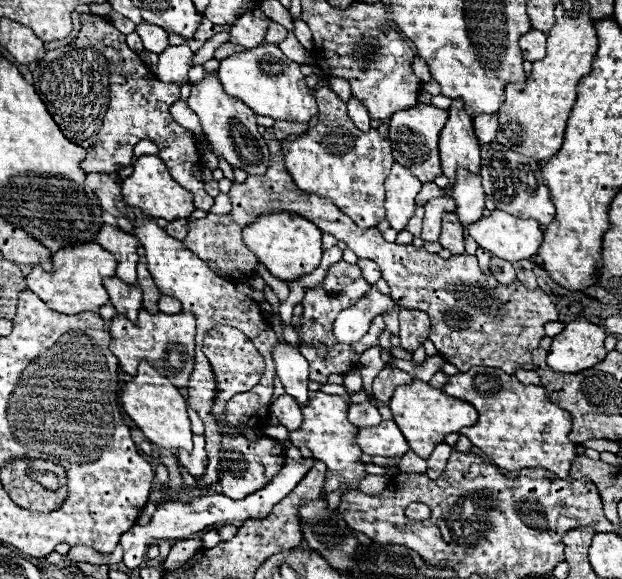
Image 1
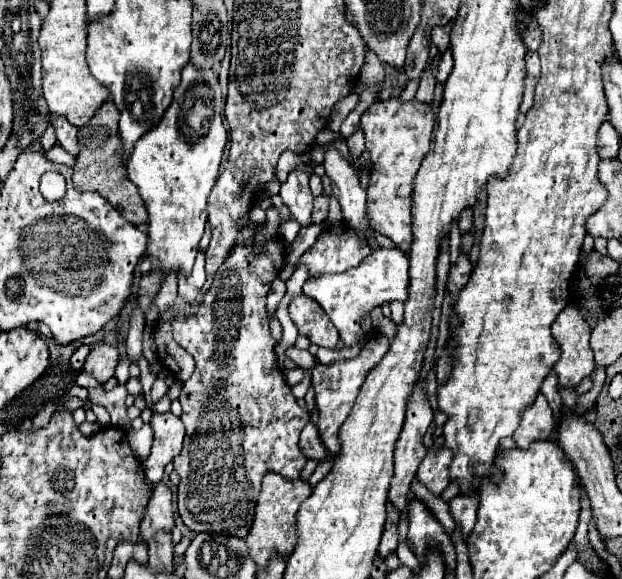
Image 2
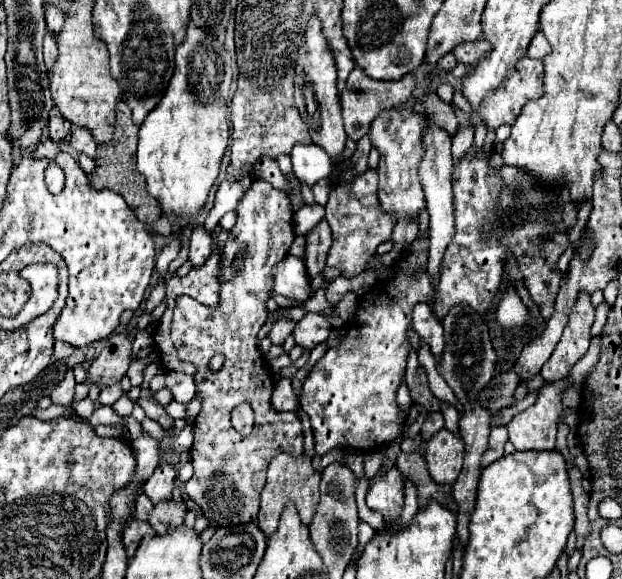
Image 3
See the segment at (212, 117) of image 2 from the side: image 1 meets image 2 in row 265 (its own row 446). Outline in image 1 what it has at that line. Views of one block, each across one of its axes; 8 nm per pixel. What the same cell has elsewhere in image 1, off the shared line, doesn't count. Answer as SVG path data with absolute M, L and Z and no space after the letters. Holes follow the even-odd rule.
M140 362L138 374L130 378L122 388L122 408L124 412L136 422L136 426L144 432L144 436L168 450L186 450L192 452L192 430L190 430L190 418L186 410L186 400L178 392L176 386L168 382L168 378L160 376L148 362Z

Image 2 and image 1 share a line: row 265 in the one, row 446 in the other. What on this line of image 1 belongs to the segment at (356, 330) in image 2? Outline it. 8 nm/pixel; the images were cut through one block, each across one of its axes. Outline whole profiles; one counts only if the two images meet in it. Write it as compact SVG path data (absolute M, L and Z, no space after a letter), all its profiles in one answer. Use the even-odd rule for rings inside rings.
M382 420L372 430L360 430L356 444L370 456L404 456L410 450L394 420Z

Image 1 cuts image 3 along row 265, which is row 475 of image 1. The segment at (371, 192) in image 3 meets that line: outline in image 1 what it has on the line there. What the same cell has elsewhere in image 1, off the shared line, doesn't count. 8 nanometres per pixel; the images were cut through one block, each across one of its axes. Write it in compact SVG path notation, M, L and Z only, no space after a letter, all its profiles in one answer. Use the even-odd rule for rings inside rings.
M310 392L310 404L308 404L308 416L304 416L304 422L298 430L290 432L290 442L294 446L306 446L312 450L314 458L324 462L328 466L328 476L324 482L326 494L336 492L344 488L344 494L350 490L356 490L360 480L366 478L366 464L360 464L362 450L354 444L356 440L356 426L352 426L346 418L348 404L336 394L324 394L324 392Z

